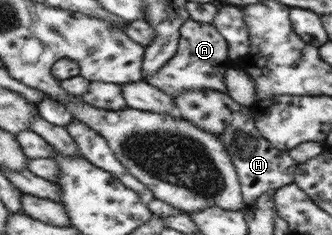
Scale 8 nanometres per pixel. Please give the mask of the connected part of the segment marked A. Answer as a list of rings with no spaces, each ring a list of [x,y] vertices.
[[[189,18],[179,29],[176,53],[155,74],[143,77],[143,80],[172,97],[182,90],[196,91],[204,88],[227,93],[224,74],[236,64],[228,57],[226,40],[214,26]]]

